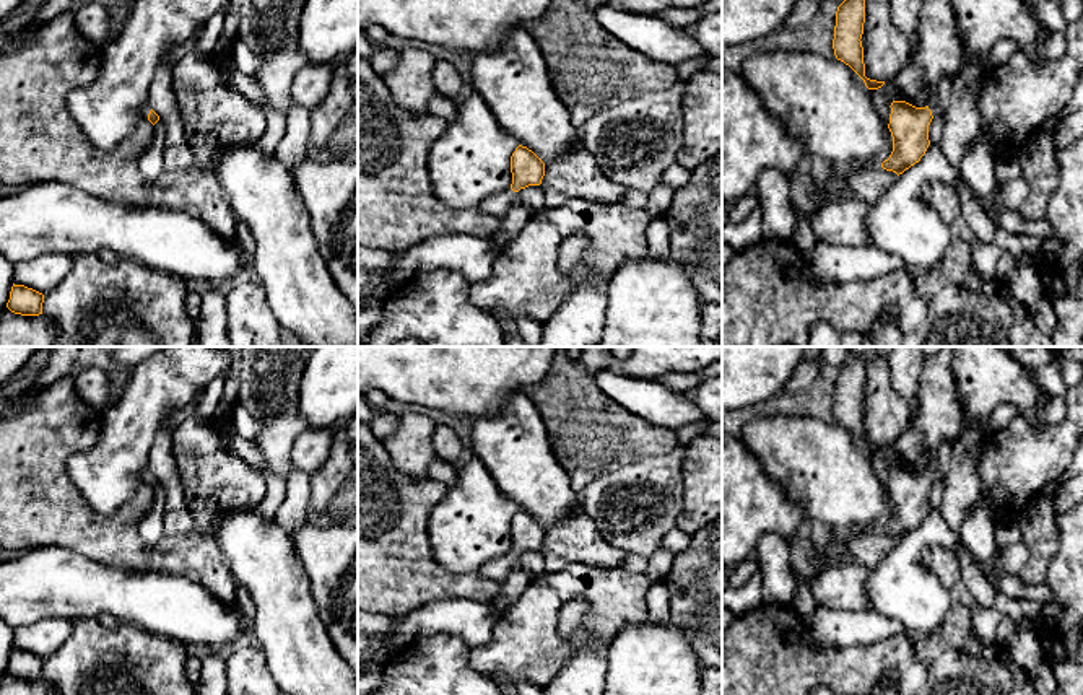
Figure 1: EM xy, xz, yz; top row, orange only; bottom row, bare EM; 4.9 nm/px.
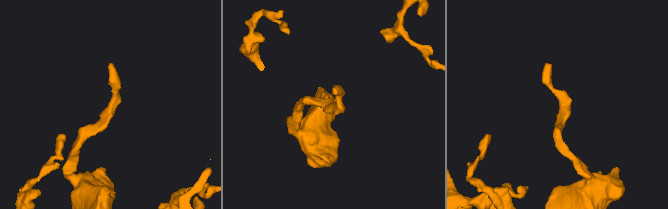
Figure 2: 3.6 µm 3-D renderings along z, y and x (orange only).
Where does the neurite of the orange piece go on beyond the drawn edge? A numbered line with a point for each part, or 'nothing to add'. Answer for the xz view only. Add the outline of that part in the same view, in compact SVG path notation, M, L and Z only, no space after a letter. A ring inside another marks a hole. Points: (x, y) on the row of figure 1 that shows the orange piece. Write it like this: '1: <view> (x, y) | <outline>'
1: xz (498, 205) | M509 187L507 190L483 200L478 208L486 215L494 215L502 218L507 213L507 210L515 203L515 200L517 200L517 192L514 192Z

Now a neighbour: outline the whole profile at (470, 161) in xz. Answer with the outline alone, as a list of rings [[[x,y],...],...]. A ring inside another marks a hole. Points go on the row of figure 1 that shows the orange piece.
[[[470,85],[457,101],[457,117],[433,143],[428,171],[434,195],[452,208],[476,208],[512,184],[511,156],[519,142],[496,120]]]

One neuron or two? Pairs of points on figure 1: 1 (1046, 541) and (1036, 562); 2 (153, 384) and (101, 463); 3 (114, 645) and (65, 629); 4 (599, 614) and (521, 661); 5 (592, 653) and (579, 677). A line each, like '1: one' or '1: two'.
1: one
2: one
3: two
4: one
5: one

